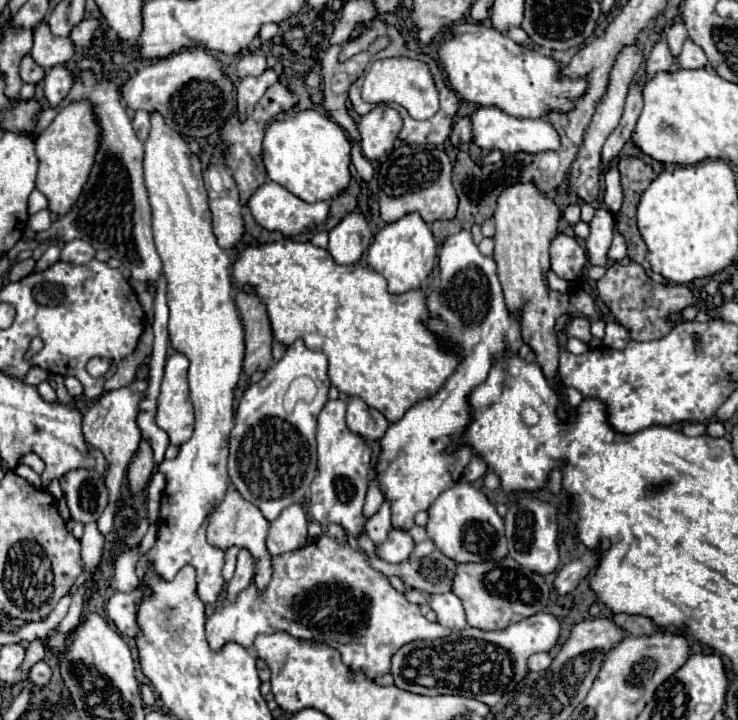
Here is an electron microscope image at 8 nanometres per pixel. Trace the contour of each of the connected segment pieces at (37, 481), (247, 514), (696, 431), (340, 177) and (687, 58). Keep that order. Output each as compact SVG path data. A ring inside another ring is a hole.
M19 464L19 466L15 468L15 474L17 474L17 476L21 476L21 478L27 478L29 482L33 482L33 486L36 488L41 489L43 487L40 475L35 474L27 464Z
M229 484L229 490L223 498L223 502L215 508L215 512L209 516L209 526L207 526L207 542L219 550L227 550L231 546L237 548L245 548L251 552L253 556L253 566L255 566L255 586L257 590L265 590L271 576L273 576L273 564L271 564L271 556L265 548L265 536L269 530L269 522L265 520L265 516L261 514L261 510L247 502L233 484Z
M683 422L681 430L685 436L701 436L705 434L705 424L703 422Z
M315 110L297 112L297 114L271 122L265 130L263 162L267 168L267 176L273 182L285 186L291 194L295 194L297 198L305 202L321 202L321 200L329 202L351 186L351 142L337 122L333 122L331 118Z
M687 40L679 54L679 64L681 64L681 68L705 68L709 64L709 60L695 42Z

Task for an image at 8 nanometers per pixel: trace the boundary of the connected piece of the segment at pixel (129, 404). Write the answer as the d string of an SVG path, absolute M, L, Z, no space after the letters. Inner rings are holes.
M139 378L139 380L133 380L129 386L125 386L121 390L105 392L97 400L97 404L83 418L83 438L85 438L85 442L89 446L93 446L93 448L99 448L107 458L109 502L103 514L101 514L98 524L99 531L105 537L113 533L114 511L117 502L123 496L121 490L123 490L123 482L125 482L125 470L127 470L127 464L129 464L131 456L135 454L135 450L137 450L137 446L141 442L141 434L139 434L135 418L137 418L137 404L139 404L145 388L147 388L147 380Z

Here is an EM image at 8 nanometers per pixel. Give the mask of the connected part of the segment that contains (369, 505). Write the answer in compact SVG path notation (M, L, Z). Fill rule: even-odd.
M373 474L371 482L369 482L369 492L367 492L367 498L365 498L365 514L375 514L379 510L383 502L383 494L379 490L379 474Z

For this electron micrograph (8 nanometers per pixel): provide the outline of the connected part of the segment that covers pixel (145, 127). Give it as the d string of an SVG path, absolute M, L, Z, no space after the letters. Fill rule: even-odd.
M137 110L137 112L135 112L135 118L133 118L133 130L135 130L137 138L139 138L139 140L145 140L147 134L149 134L149 128L151 128L151 124L149 124L149 114L143 112L143 110Z

